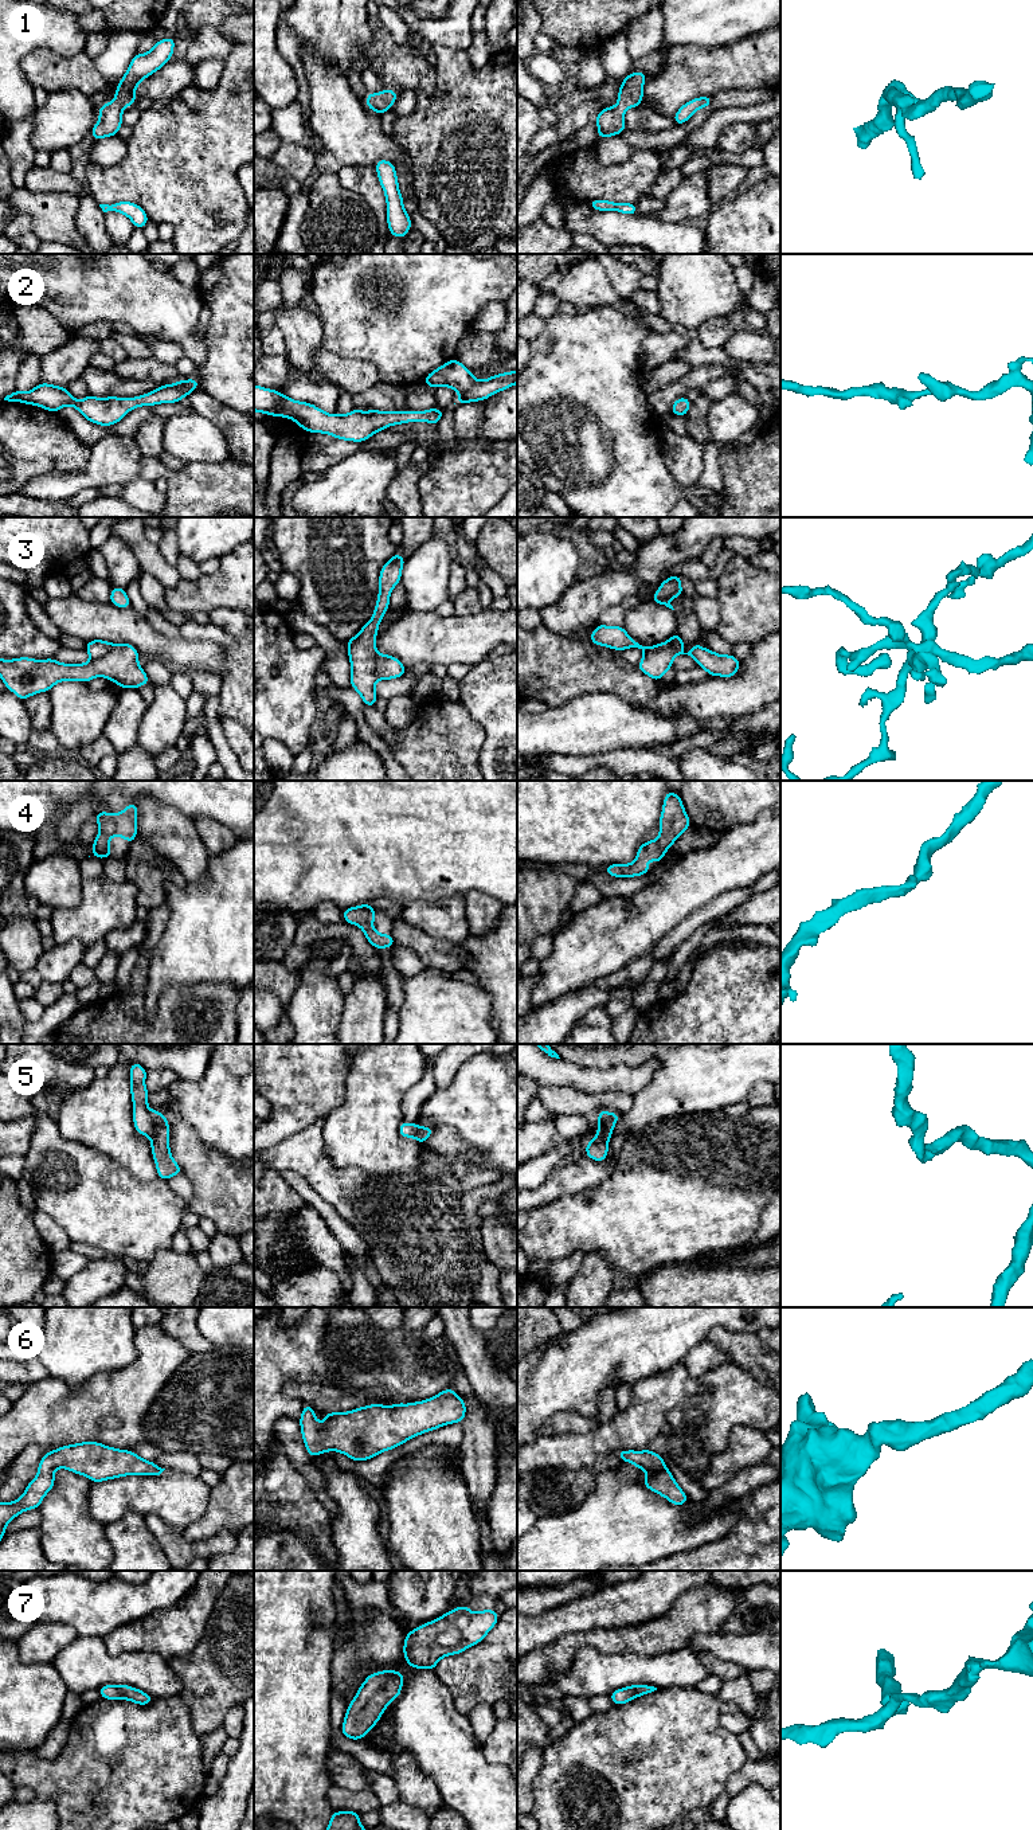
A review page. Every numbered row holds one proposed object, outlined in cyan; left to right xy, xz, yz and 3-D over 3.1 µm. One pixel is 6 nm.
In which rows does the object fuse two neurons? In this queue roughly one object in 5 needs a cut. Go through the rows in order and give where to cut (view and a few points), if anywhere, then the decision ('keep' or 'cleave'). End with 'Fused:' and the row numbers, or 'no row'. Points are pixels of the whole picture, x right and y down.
1: cut none; keep
2: cut none; keep
3: cut yz (644, 650), (658, 645), (672, 645), (679, 653); cleave
4: cut none; keep
5: cut none; keep
6: cut none; keep
7: cut none; keep
Fused: 3

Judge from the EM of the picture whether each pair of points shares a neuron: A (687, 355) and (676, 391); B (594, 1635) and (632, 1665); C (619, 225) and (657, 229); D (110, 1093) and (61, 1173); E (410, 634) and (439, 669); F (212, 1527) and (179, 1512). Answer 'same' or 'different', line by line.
A: different
B: different
C: same
D: different
E: different
F: different

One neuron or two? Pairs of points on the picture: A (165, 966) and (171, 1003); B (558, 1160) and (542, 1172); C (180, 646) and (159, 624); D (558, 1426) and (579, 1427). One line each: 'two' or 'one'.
A: two
B: one
C: two
D: one

